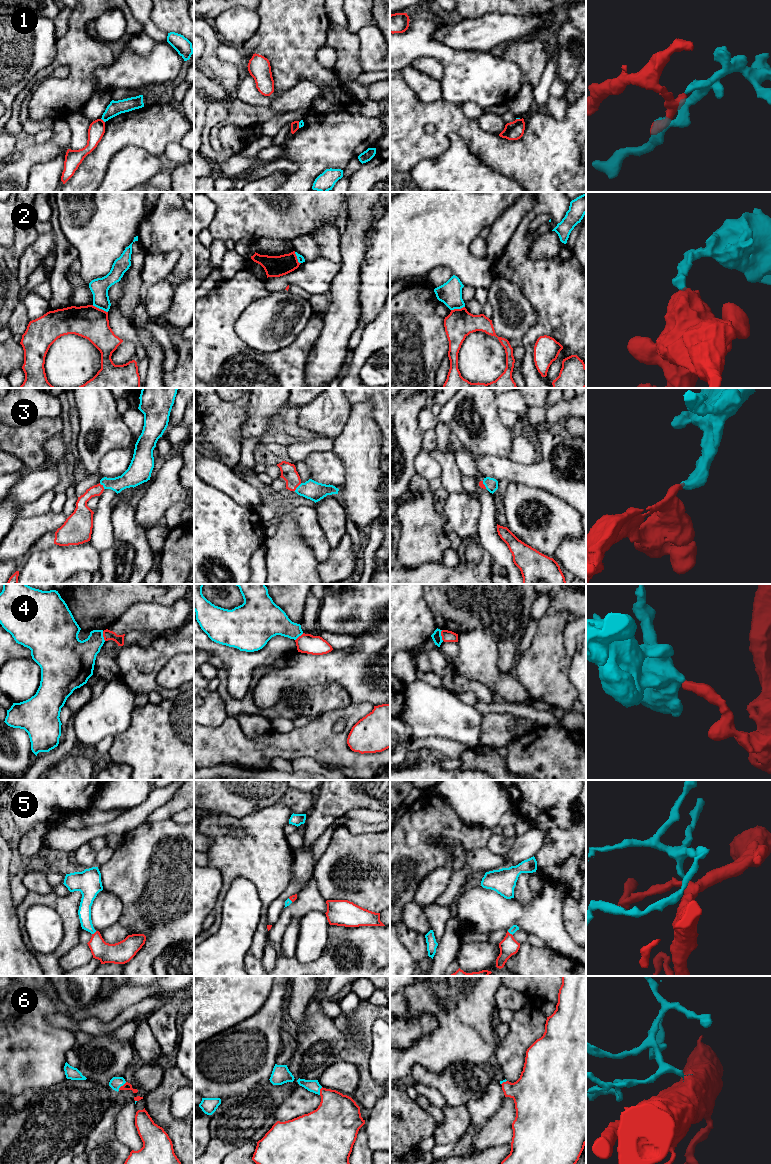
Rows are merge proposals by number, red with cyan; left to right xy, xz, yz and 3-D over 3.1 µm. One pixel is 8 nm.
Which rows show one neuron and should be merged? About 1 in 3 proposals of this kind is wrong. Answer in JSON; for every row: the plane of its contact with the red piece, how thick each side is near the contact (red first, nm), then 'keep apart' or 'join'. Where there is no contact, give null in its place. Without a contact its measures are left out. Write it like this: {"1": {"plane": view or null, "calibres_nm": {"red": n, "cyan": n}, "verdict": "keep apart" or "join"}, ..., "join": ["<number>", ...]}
{"1": {"plane": "xy", "calibres_nm": {"red": 130, "cyan": 120}, "verdict": "keep apart"}, "2": {"plane": "xy", "calibres_nm": {"red": 260, "cyan": 150}, "verdict": "keep apart"}, "3": {"plane": "xz", "calibres_nm": {"red": 130, "cyan": 150}, "verdict": "join"}, "4": {"plane": "yz", "calibres_nm": {"red": 100, "cyan": 80}, "verdict": "keep apart"}, "5": {"plane": "yz", "calibres_nm": {"red": 150, "cyan": 60}, "verdict": "join"}, "6": {"plane": "xy", "calibres_nm": {"red": 60, "cyan": 100}, "verdict": "join"}, "join": ["3", "5", "6"]}

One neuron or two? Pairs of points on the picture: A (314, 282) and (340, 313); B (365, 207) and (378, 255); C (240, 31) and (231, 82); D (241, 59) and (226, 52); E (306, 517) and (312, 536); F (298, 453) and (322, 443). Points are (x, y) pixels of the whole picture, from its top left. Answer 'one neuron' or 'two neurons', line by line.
A: two neurons
B: two neurons
C: two neurons
D: one neuron
E: one neuron
F: one neuron

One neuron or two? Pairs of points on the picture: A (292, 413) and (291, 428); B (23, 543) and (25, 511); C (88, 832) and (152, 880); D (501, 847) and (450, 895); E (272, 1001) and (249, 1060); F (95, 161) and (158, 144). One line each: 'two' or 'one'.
A: one
B: two
C: two
D: two
E: one
F: one

